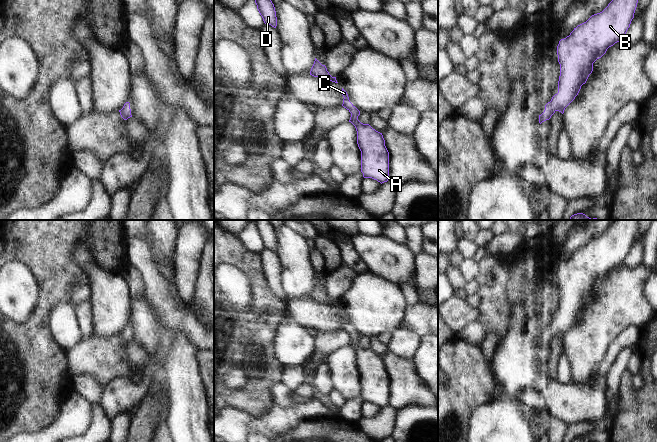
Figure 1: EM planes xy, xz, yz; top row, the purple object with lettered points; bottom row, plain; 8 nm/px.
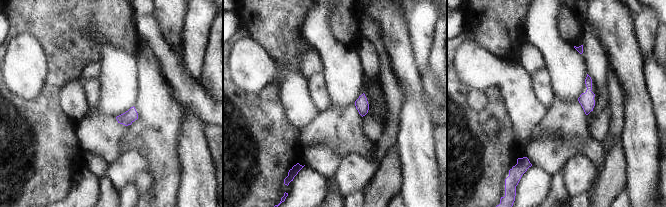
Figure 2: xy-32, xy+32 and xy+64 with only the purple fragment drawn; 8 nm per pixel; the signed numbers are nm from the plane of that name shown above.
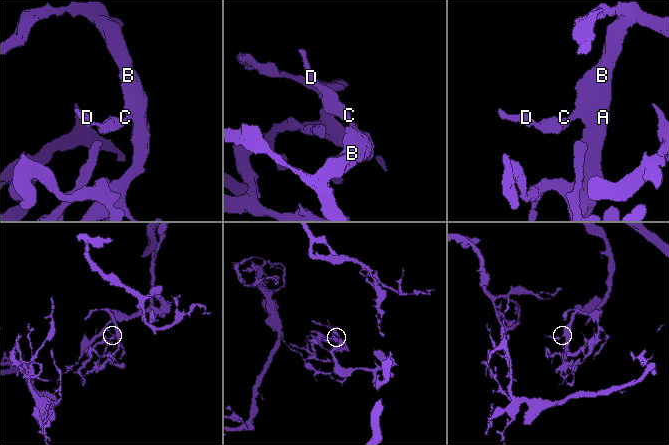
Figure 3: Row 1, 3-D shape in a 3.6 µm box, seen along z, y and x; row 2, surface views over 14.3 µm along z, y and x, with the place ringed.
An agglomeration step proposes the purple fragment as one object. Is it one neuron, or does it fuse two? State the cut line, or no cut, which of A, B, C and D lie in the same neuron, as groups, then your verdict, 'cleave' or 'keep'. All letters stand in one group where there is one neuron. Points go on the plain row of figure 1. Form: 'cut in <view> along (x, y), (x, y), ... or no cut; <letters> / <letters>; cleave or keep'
no cut; A B C D; keep

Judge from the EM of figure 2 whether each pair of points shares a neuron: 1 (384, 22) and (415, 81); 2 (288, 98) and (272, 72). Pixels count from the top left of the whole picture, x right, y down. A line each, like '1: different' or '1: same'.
1: same
2: same

